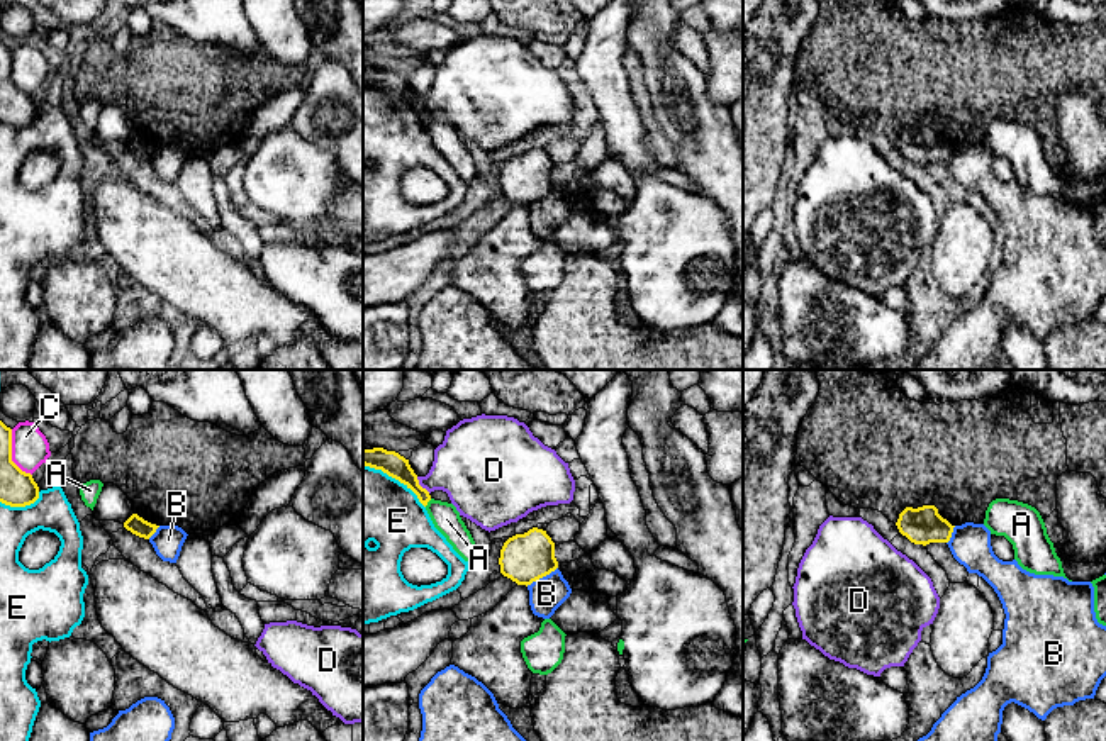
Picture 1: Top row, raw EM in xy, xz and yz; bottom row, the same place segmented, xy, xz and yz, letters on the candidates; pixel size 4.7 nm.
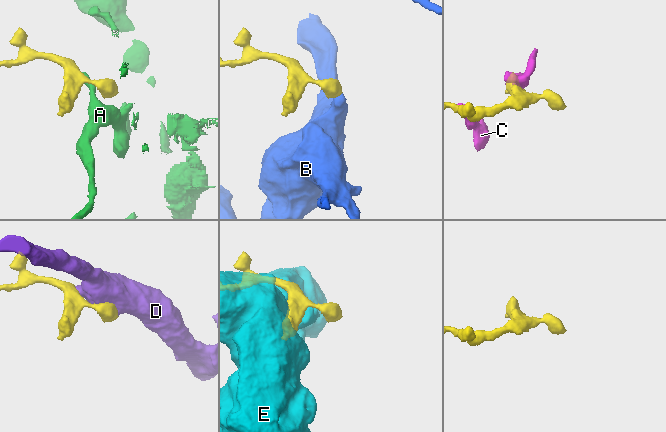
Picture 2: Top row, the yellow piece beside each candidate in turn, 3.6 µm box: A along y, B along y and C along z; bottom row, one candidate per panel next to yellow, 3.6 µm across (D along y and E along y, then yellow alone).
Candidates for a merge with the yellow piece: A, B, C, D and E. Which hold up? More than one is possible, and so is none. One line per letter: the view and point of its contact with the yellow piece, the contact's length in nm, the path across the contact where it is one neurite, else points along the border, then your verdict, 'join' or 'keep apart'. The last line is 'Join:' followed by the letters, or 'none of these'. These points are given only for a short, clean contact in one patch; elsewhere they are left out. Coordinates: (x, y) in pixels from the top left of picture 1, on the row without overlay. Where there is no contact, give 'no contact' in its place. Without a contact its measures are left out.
A: meets yellow in xz at (428, 121); contact 50 nm long; border along xz (431, 119), (424, 126); keep apart
B: meets yellow in xz at (541, 197); contact 180 nm long; border along xz (557, 187), (526, 206); keep apart
C: meets yellow in xy at (11, 75); contact 240 nm long; keep apart
D: meets yellow in xz at (419, 105); contact 100 nm long; border along xz (416, 97), (430, 112); keep apart
E: meets yellow in xz at (396, 99); contact 360 nm long; keep apart
Join: none of these

